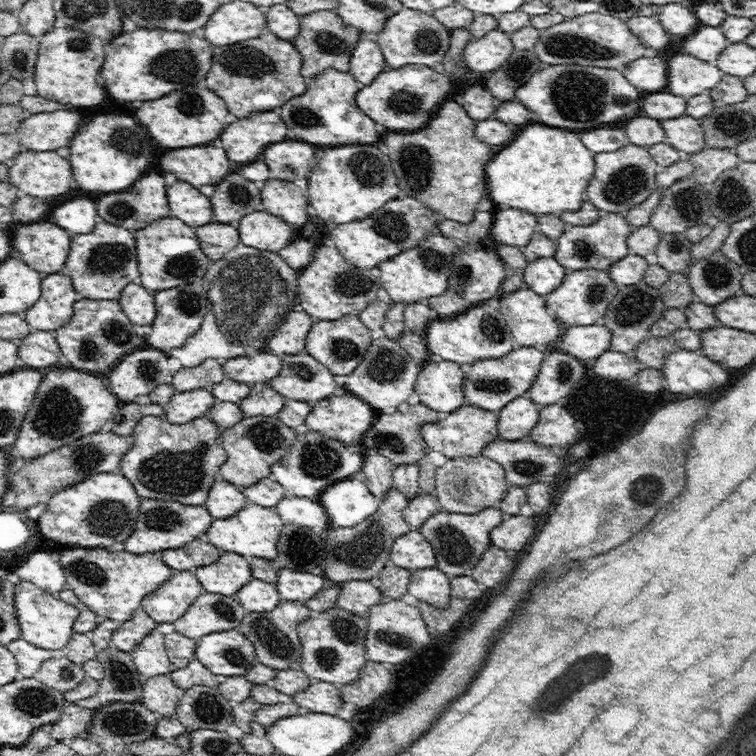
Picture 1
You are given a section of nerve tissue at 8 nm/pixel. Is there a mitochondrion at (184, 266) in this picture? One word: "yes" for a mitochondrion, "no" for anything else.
yes

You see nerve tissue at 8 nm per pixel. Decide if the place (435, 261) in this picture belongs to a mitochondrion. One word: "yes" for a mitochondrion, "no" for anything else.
yes

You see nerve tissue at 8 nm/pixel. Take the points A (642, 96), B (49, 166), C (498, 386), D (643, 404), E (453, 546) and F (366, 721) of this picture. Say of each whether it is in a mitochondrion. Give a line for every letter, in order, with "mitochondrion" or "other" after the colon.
A: other
B: other
C: mitochondrion
D: other
E: mitochondrion
F: other

